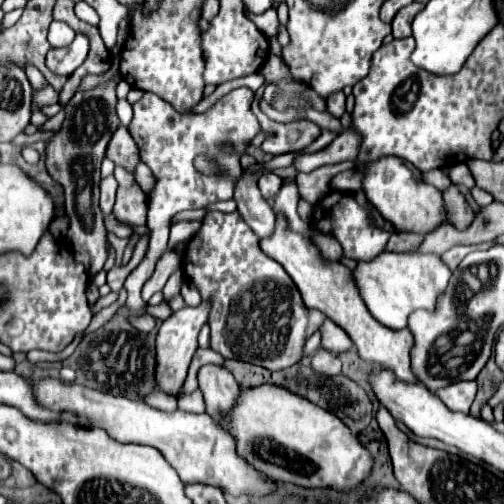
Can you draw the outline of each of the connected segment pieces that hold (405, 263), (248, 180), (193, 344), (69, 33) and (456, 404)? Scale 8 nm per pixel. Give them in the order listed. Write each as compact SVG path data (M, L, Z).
M382 252L376 260L358 262L354 270L360 296L368 306L370 314L384 326L392 330L402 330L408 326L408 316L418 310L436 310L438 298L444 294L452 272L436 254L418 254L418 252Z
M242 176L236 186L238 210L244 218L244 222L254 230L258 238L268 238L274 234L276 228L276 214L268 206L268 202L260 196L260 190L256 186L256 178Z
M202 300L198 306L184 306L182 310L172 312L170 318L166 318L160 326L158 338L156 338L156 358L158 358L158 368L156 368L156 378L160 380L160 390L166 394L176 396L180 386L184 384L190 360L198 348L198 334L200 328L208 322L208 314L210 314L212 302L210 300Z
M54 20L50 24L50 32L48 32L48 42L52 48L62 48L62 46L68 46L72 40L74 40L74 30L66 24L66 22L58 22Z
M462 380L462 382L452 382L436 392L436 396L452 410L452 412L462 412L468 414L470 406L476 396L476 380Z

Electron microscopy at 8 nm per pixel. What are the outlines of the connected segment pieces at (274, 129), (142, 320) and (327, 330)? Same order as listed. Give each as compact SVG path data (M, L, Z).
M252 102L252 112L260 122L262 132L266 132L266 140L262 142L262 150L266 154L288 154L288 152L298 152L310 146L316 136L320 134L320 126L316 126L310 120L302 122L274 122L266 114L262 114L258 102Z
M146 314L146 316L136 316L136 318L132 318L132 326L134 326L134 328L140 328L142 332L150 332L150 330L156 326L156 320L154 320L150 314Z
M324 320L322 324L324 324L324 326L320 326L322 346L326 346L328 350L332 350L336 354L352 348L352 340L348 338L348 334L338 324L334 324L332 320Z

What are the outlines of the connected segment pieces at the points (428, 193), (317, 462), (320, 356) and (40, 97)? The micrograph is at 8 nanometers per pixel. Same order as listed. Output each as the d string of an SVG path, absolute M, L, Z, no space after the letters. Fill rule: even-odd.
M390 156L378 160L376 164L360 164L358 168L366 174L362 182L366 198L374 204L374 208L382 214L382 218L394 226L394 230L426 236L436 228L440 228L442 224L450 222L446 214L446 204L442 200L442 192L432 184L428 184L422 178L422 172L416 166L408 164L406 160Z
M248 388L242 390L244 400L240 400L240 408L236 408L236 424L228 428L232 436L236 436L236 446L240 454L254 466L260 468L268 478L276 482L290 482L302 488L332 488L348 494L356 486L370 476L374 468L372 454L362 446L362 442L350 432L350 428L336 418L332 412L300 398L284 392L284 388Z
M320 346L320 348L316 350L316 354L312 356L310 364L312 364L312 368L316 368L316 372L320 372L320 374L326 374L326 376L336 376L336 374L340 374L340 360L338 360L338 356L332 354L332 352L328 352L328 350L322 348L322 346Z
M46 86L44 90L36 92L32 100L34 100L34 106L36 106L36 108L48 106L48 104L56 104L56 102L58 102L58 92L56 92L52 86Z

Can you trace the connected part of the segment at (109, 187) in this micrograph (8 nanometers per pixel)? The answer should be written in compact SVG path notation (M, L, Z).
M110 174L110 176L100 180L100 208L102 208L104 214L112 212L116 190L118 190L118 182L116 182L114 174Z

